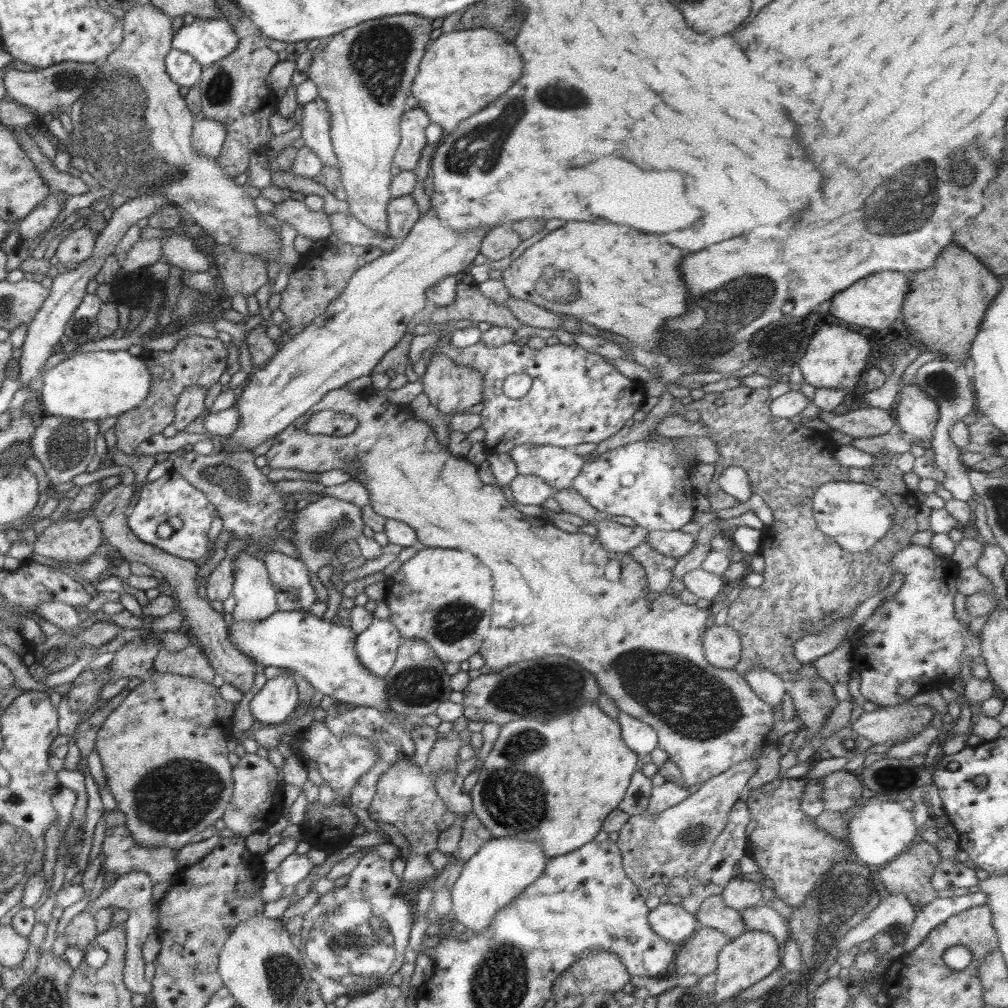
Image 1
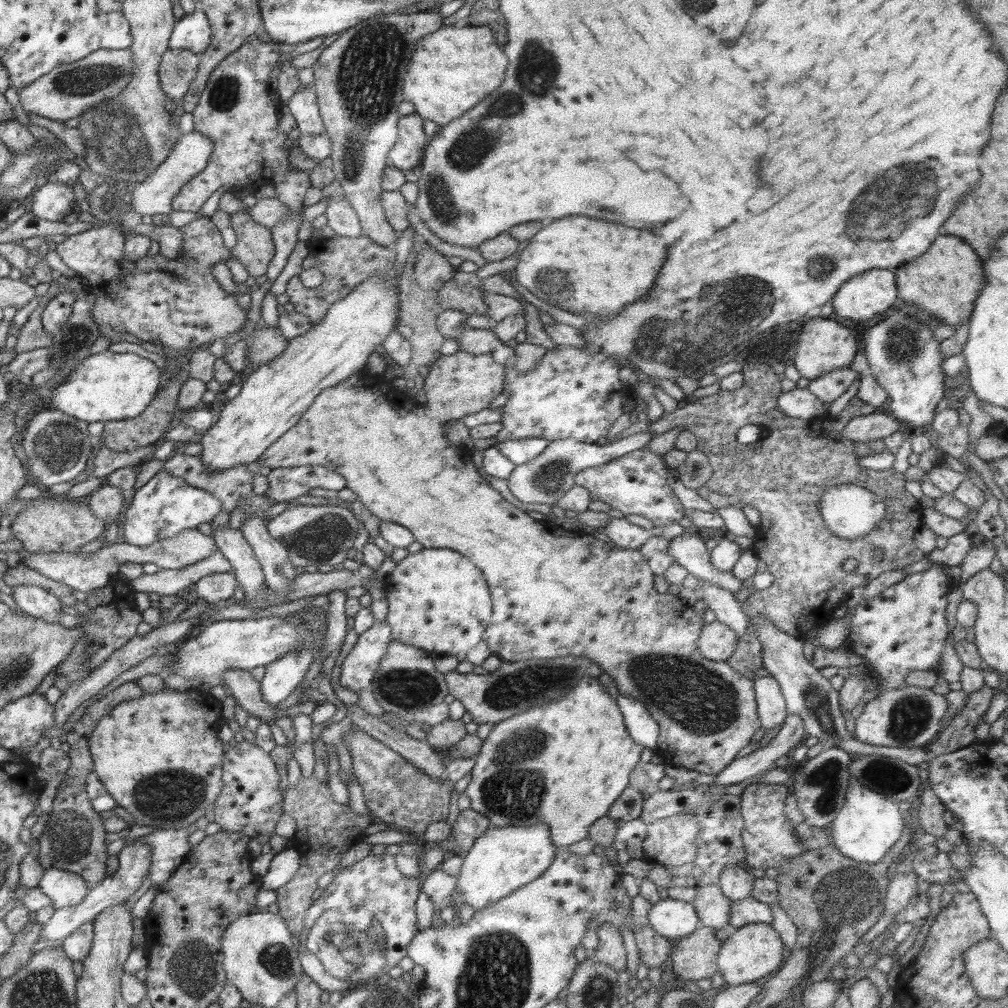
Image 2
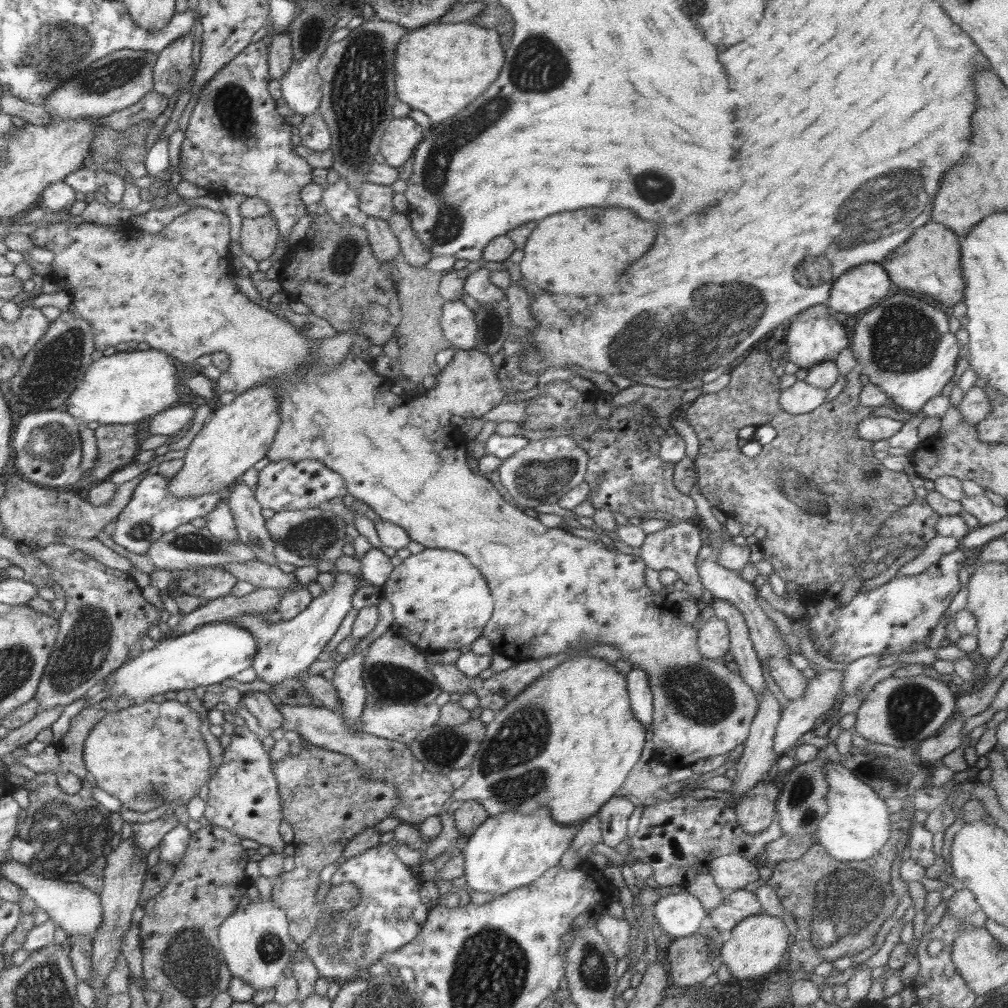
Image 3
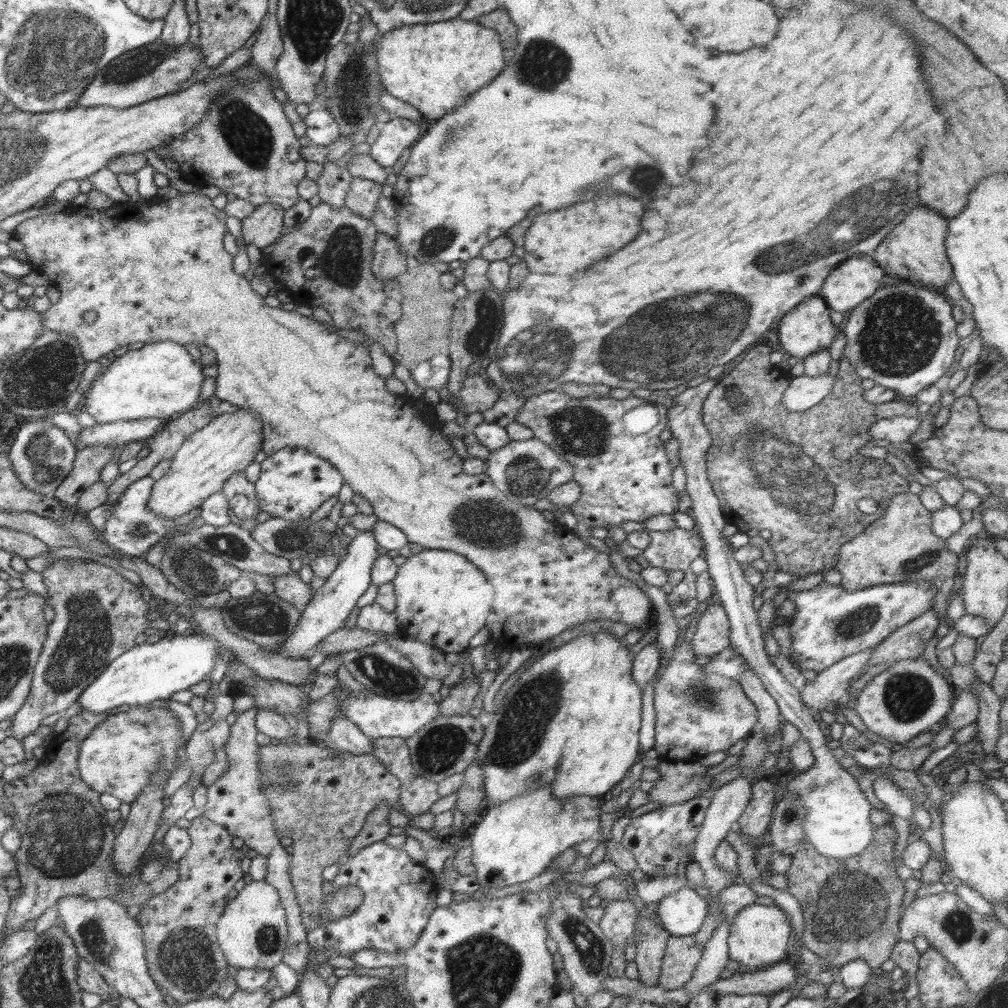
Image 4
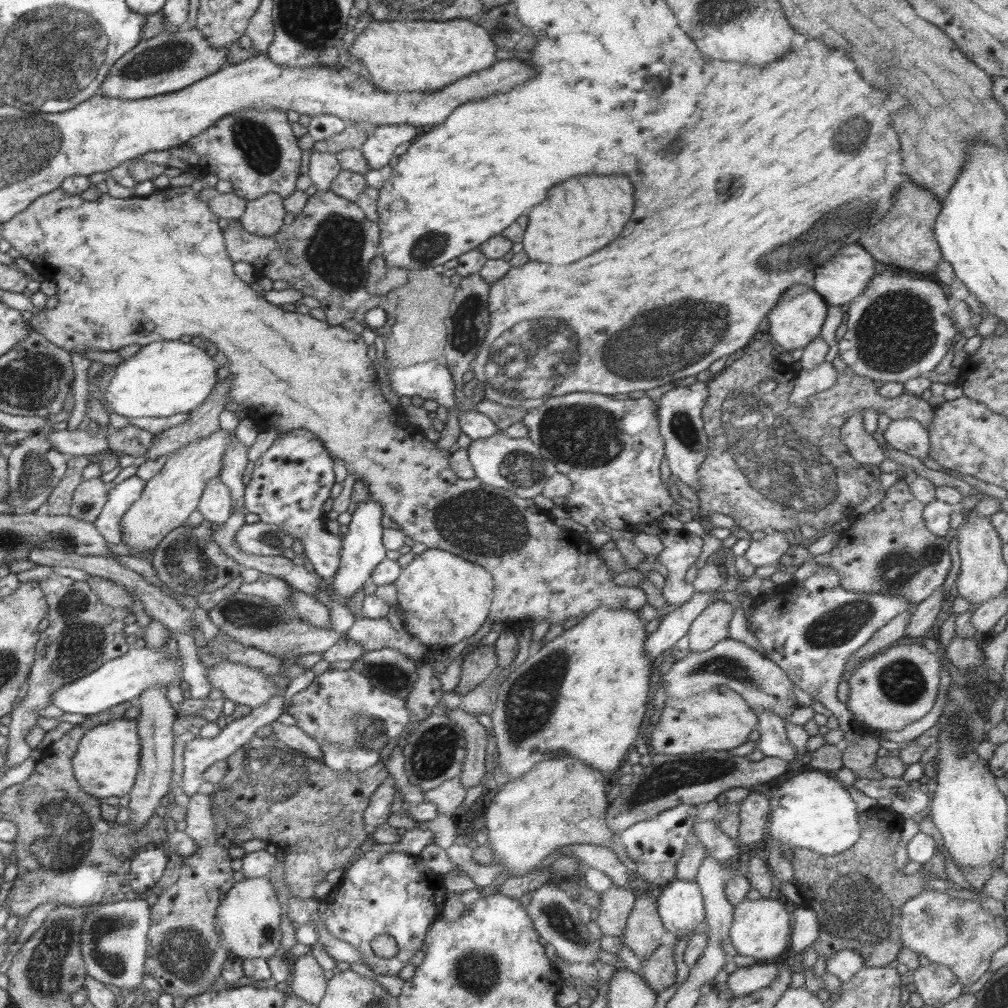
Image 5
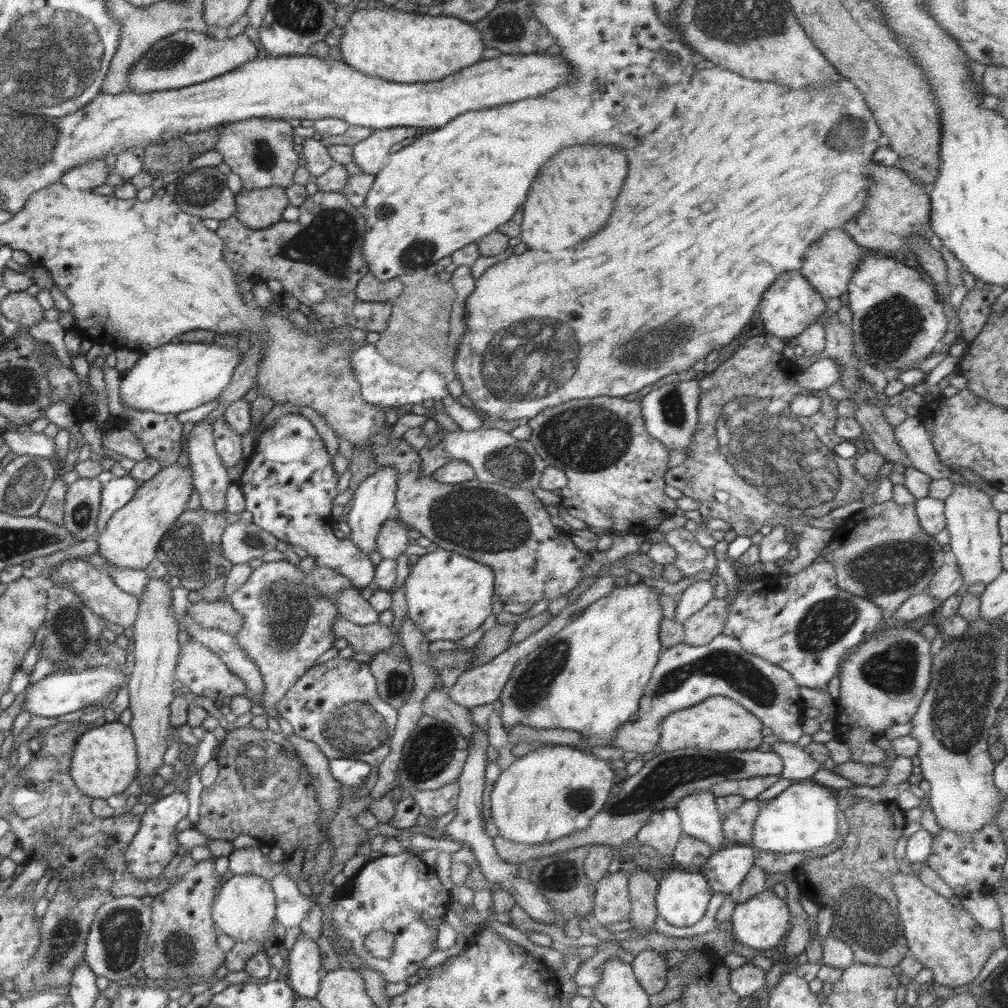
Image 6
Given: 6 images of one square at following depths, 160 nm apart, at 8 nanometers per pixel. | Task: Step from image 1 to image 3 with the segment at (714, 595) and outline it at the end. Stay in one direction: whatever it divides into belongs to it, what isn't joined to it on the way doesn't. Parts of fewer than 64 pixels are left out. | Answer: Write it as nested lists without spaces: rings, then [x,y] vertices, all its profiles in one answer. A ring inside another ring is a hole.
[[[715,599],[712,603],[715,614],[726,621],[729,628],[729,652],[740,670],[739,675],[751,690],[761,698],[765,694],[767,683],[764,681],[761,662],[754,650],[749,637],[749,628],[742,613],[731,603],[722,599]]]

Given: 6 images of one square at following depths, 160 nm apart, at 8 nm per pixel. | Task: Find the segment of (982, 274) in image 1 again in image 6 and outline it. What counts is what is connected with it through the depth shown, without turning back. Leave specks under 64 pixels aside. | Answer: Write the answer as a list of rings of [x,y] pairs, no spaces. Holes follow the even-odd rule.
[[[870,163],[869,185],[862,210],[844,223],[843,230],[866,251],[882,250],[891,253],[896,250],[909,250],[907,238],[922,235],[928,240],[935,232],[931,227],[930,195],[915,178],[902,171],[898,164],[884,166]]]

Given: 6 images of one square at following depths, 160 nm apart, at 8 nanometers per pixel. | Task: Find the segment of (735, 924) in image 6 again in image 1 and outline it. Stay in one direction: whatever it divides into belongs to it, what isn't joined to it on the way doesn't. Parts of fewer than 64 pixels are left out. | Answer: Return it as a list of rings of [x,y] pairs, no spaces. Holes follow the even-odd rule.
[[[747,930],[744,934],[731,940],[729,944],[722,947],[717,956],[717,969],[715,970],[717,980],[712,994],[713,1000],[722,1002],[732,1000],[740,992],[745,992],[781,964],[781,947],[768,932]]]

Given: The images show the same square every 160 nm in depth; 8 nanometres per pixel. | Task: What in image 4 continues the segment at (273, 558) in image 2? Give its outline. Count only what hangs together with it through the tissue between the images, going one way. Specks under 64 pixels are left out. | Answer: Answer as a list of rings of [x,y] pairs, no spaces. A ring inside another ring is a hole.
[[[235,472],[223,484],[231,509],[232,524],[248,530],[250,534],[258,526],[257,516],[261,512],[255,493],[255,484],[246,479],[244,472]]]

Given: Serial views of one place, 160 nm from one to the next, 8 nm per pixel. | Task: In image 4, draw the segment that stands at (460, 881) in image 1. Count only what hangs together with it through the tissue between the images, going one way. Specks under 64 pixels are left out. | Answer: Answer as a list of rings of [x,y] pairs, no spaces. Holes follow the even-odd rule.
[[[544,785],[530,793],[528,796],[517,796],[503,803],[487,805],[482,812],[483,819],[475,825],[471,834],[472,864],[476,870],[477,883],[482,886],[502,889],[518,883],[529,881],[535,876],[540,876],[552,863],[554,857],[558,857],[566,848],[578,845],[584,840],[597,837],[606,844],[606,858],[628,874],[638,870],[632,852],[613,839],[603,839],[598,835],[600,828],[600,814],[605,808],[600,805],[600,798],[593,796],[575,796],[569,799],[557,799],[551,791],[551,786]]]

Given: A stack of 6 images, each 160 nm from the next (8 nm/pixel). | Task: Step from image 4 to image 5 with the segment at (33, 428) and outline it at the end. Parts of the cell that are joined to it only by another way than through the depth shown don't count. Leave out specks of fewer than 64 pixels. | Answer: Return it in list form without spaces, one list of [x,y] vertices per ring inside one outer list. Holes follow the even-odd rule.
[[[37,433],[30,437],[27,434],[20,435],[20,442],[7,455],[7,483],[10,499],[20,508],[21,513],[35,513],[43,510],[46,499],[58,486],[60,480],[68,470],[69,456],[52,448],[50,441]]]

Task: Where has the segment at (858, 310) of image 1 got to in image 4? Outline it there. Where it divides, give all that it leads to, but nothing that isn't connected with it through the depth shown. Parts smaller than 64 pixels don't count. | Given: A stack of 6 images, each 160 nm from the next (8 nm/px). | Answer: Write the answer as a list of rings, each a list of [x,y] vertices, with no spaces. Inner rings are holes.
[[[856,253],[830,271],[819,296],[836,312],[856,308],[878,288],[885,270],[869,254]]]

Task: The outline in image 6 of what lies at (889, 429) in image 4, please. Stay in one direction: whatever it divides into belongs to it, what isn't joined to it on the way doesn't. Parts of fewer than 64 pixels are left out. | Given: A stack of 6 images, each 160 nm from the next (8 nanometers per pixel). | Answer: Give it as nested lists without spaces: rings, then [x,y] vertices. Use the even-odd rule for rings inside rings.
[[[907,416],[894,429],[894,438],[912,462],[912,467],[924,471],[934,480],[948,479],[953,470],[941,463],[934,451],[930,434],[918,416]]]

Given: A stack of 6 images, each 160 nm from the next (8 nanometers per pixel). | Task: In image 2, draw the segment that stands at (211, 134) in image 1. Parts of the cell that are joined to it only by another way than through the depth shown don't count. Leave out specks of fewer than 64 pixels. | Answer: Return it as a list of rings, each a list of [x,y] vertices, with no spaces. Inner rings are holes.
[[[193,130],[190,133],[183,133],[179,136],[178,142],[170,149],[166,160],[158,166],[154,174],[150,174],[144,182],[135,186],[135,189],[127,196],[131,207],[142,216],[148,214],[170,214],[173,211],[172,199],[183,188],[186,182],[196,177],[206,168],[211,152],[213,151],[213,142],[210,137]]]

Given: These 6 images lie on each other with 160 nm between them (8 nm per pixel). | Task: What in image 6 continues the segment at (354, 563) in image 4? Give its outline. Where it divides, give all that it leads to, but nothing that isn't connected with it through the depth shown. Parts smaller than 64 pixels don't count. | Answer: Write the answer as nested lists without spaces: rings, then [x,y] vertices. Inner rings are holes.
[[[377,467],[377,469],[366,479],[363,480],[356,488],[353,494],[352,504],[347,509],[348,526],[352,530],[350,536],[348,536],[352,542],[360,549],[365,555],[370,556],[372,550],[377,550],[376,537],[380,534],[382,526],[386,523],[386,520],[395,513],[395,494],[397,491],[397,472],[394,467]]]

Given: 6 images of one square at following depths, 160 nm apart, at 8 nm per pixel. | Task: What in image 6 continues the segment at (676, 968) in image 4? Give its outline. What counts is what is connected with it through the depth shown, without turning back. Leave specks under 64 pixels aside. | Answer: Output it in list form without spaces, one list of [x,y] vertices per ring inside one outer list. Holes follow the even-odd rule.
[[[652,949],[637,954],[632,961],[635,977],[646,994],[658,995],[664,990],[668,965],[661,953]]]

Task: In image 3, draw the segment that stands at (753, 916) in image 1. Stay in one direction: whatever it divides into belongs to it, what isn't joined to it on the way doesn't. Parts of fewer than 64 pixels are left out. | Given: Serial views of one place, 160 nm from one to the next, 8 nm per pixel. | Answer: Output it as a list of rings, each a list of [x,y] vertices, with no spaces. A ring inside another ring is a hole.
[[[725,890],[722,904],[714,912],[707,913],[707,925],[720,932],[731,932],[744,918],[762,913],[763,908],[756,894],[746,890]]]

